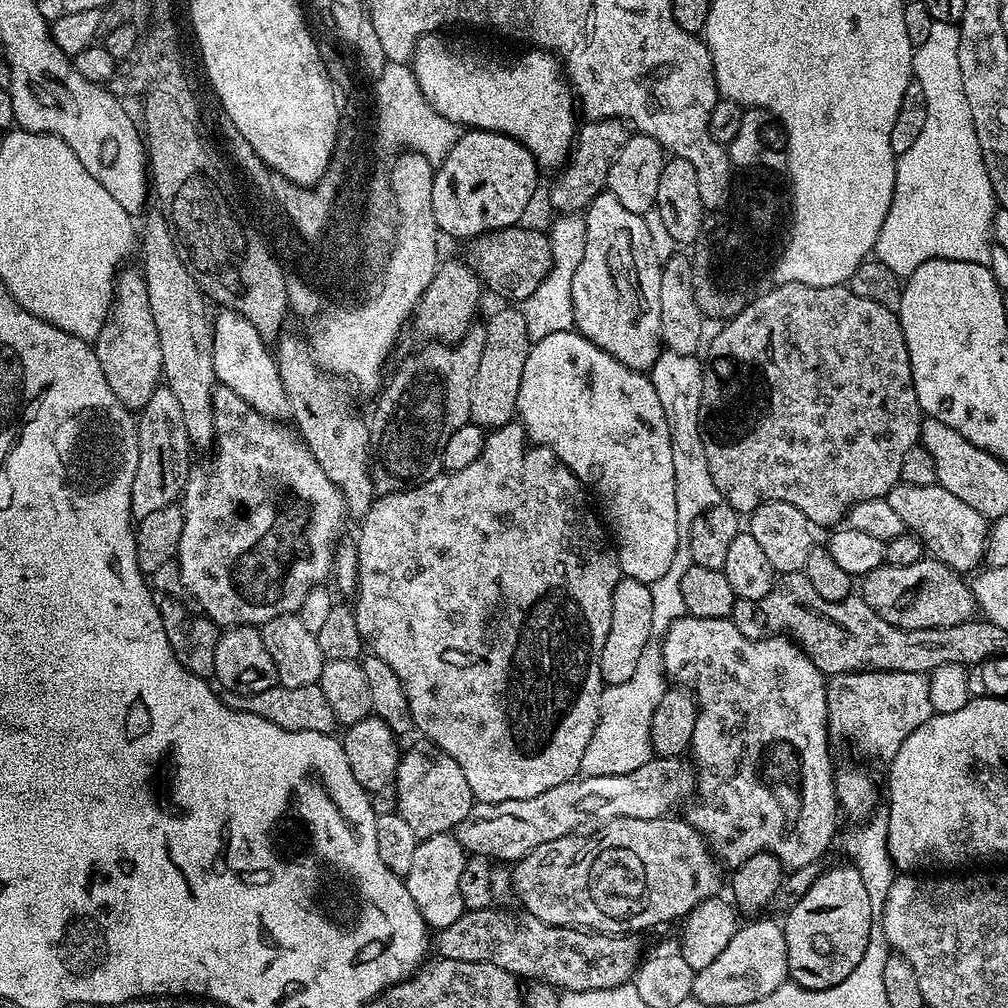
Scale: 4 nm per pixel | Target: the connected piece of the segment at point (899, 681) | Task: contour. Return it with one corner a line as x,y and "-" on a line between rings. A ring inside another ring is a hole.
846,672
843,676
833,676
827,681
828,686
828,734
840,740
848,739
856,743
856,748
864,756
877,756
883,762
890,762
894,754
932,715
930,706
930,686
928,676
923,672

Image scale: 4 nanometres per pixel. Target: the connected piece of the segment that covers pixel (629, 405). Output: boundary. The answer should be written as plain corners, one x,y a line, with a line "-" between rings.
569,330
549,334
546,338
533,343
530,354
526,358
526,370
522,370
522,386
518,386
516,411
519,423
523,424
529,441
532,444
542,444
544,447
554,450
554,454
580,479
580,483
584,485
585,489
595,499
596,496
600,499
601,509
599,508
599,511
602,513
603,523
614,541
616,557
620,559
621,573
649,586
658,578
662,578
662,574
666,574
666,570
670,570
670,562
674,562
676,547
682,538
682,529
678,526
678,506
674,502
674,450
670,446
670,427
666,424
665,411
662,410
661,400
657,397
657,391
651,384
650,376
634,370
630,366
622,366
622,362
618,362
618,358
614,358
610,354
606,354
606,350
594,346
594,342
590,342
581,332

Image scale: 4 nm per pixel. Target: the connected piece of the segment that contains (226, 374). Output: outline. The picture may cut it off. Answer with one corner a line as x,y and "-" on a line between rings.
227,310
217,311
212,325
212,353
214,354
214,374
217,381
223,387
234,390
234,394
238,394
238,398
242,398
242,402
254,404
257,406
265,406
264,404
280,404
287,405
286,390
283,389
282,379
276,365
276,357
267,348
265,337
258,334
258,330
254,330
254,326
250,326
250,322
246,322
246,318
242,318
236,312

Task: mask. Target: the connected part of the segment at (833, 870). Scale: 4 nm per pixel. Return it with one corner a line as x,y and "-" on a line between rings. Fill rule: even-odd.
851,863
829,867
782,920
788,955
788,980
806,990
838,986
862,962
874,926
874,905

